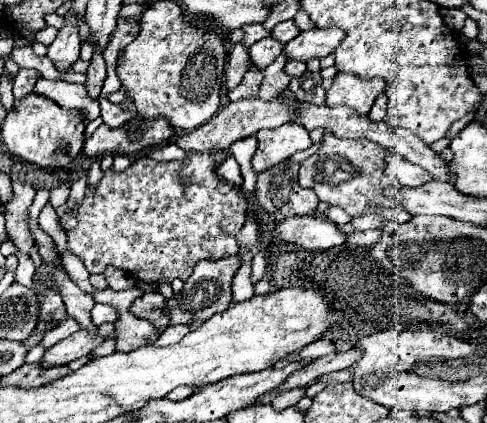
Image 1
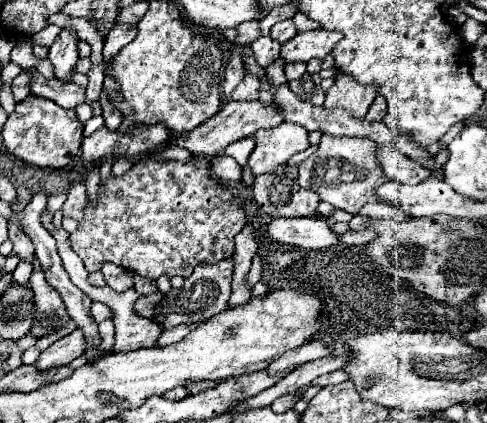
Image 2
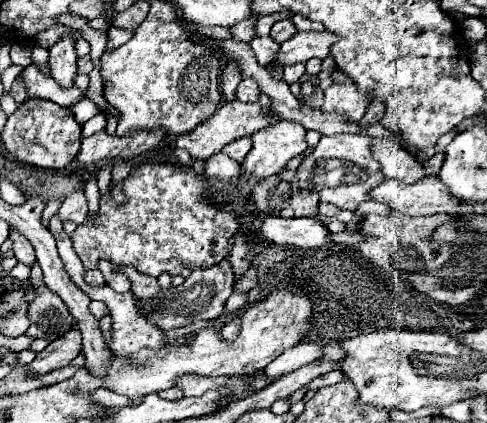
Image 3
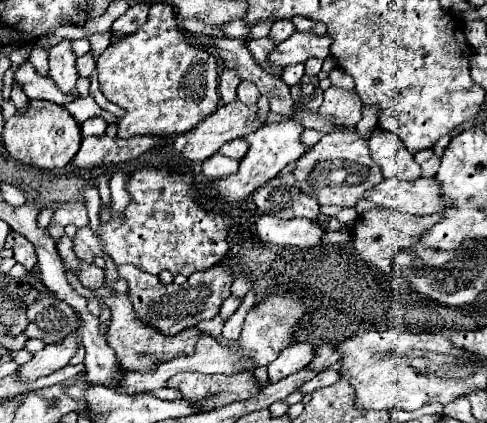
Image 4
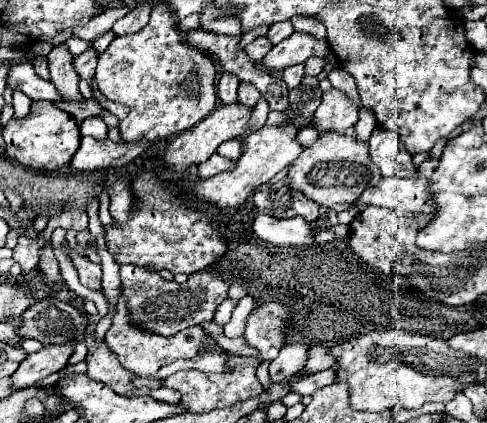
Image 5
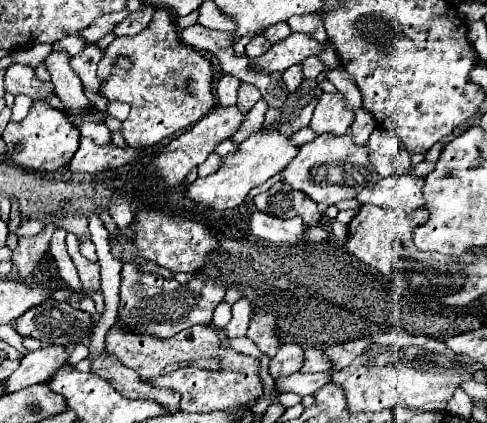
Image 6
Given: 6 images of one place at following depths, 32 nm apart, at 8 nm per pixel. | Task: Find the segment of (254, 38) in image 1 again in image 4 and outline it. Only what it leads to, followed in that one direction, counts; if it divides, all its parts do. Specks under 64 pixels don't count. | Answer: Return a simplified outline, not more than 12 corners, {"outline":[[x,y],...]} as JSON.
{"outline":[[244,20],[216,24],[230,38],[246,38],[248,28]]}

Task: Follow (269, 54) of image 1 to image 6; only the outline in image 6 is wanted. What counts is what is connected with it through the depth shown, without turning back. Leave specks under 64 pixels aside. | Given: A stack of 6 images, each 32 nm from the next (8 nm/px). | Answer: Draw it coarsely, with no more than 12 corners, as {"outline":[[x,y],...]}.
{"outline":[[258,32],[246,46],[248,58],[258,58],[270,42]]}

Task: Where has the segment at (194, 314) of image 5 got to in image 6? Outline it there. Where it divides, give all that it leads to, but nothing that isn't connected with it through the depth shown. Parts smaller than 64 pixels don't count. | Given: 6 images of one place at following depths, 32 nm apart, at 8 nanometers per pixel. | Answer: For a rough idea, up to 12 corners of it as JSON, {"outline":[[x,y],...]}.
{"outline":[[124,262],[118,320],[170,338],[210,324],[222,284]]}

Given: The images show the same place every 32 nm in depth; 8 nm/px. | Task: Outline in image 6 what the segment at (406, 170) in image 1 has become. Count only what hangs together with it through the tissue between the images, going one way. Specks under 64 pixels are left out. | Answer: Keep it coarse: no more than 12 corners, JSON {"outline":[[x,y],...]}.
{"outline":[[376,128],[366,148],[378,176],[406,174],[410,154],[392,130]]}

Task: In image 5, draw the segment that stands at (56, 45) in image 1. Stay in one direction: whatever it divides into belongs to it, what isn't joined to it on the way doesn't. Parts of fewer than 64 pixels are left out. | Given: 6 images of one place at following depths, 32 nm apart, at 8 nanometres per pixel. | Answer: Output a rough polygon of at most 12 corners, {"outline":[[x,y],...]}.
{"outline":[[66,46],[48,54],[50,80],[68,104],[86,98],[78,90],[78,74]]}

